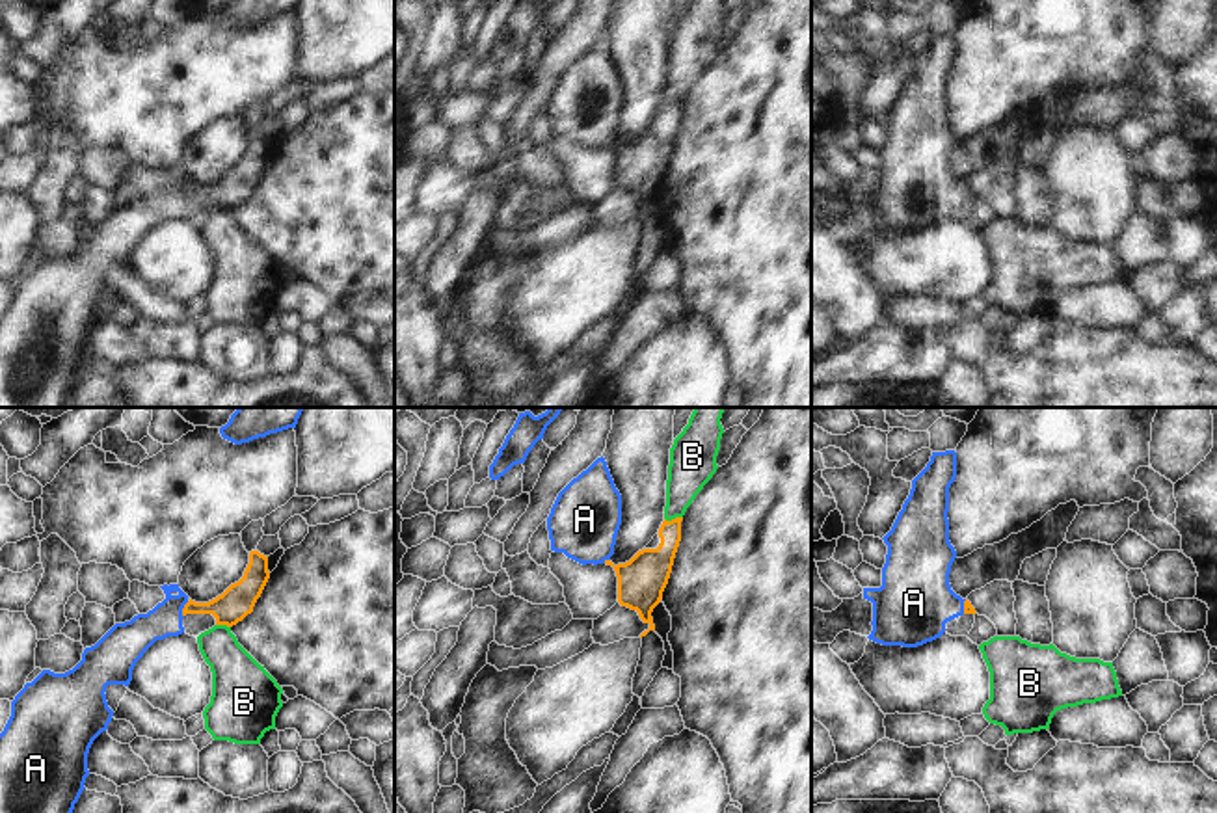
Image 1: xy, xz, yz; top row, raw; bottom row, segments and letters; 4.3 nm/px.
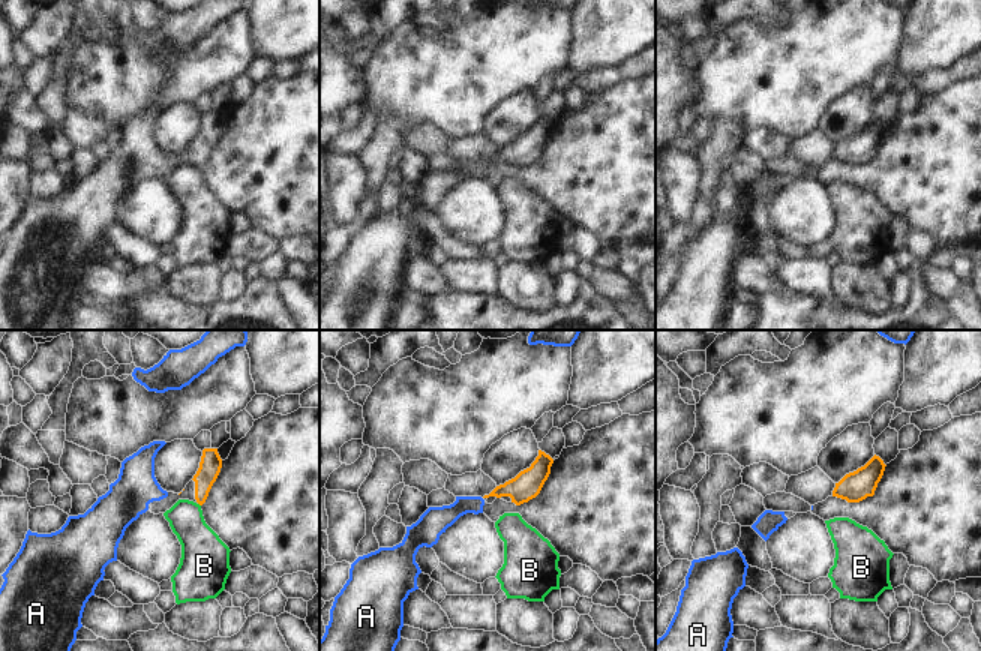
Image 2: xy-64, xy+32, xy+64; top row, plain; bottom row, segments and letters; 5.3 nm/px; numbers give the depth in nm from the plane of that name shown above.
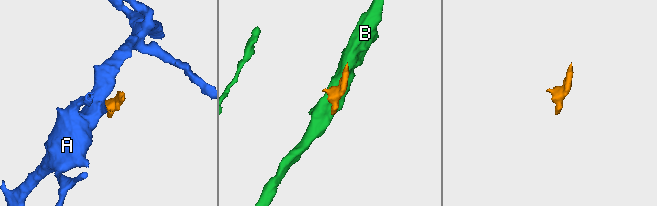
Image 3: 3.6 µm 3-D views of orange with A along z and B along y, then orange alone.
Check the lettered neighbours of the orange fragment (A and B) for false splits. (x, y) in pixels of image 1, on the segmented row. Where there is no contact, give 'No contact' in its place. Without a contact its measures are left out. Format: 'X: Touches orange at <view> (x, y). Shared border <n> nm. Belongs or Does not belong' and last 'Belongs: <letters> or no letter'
A: Touches orange at xy (183, 609). Shared border 80 nm. Belongs
B: Touches orange at xz (672, 519). Shared border 80 nm. Does not belong
Belongs: A.

